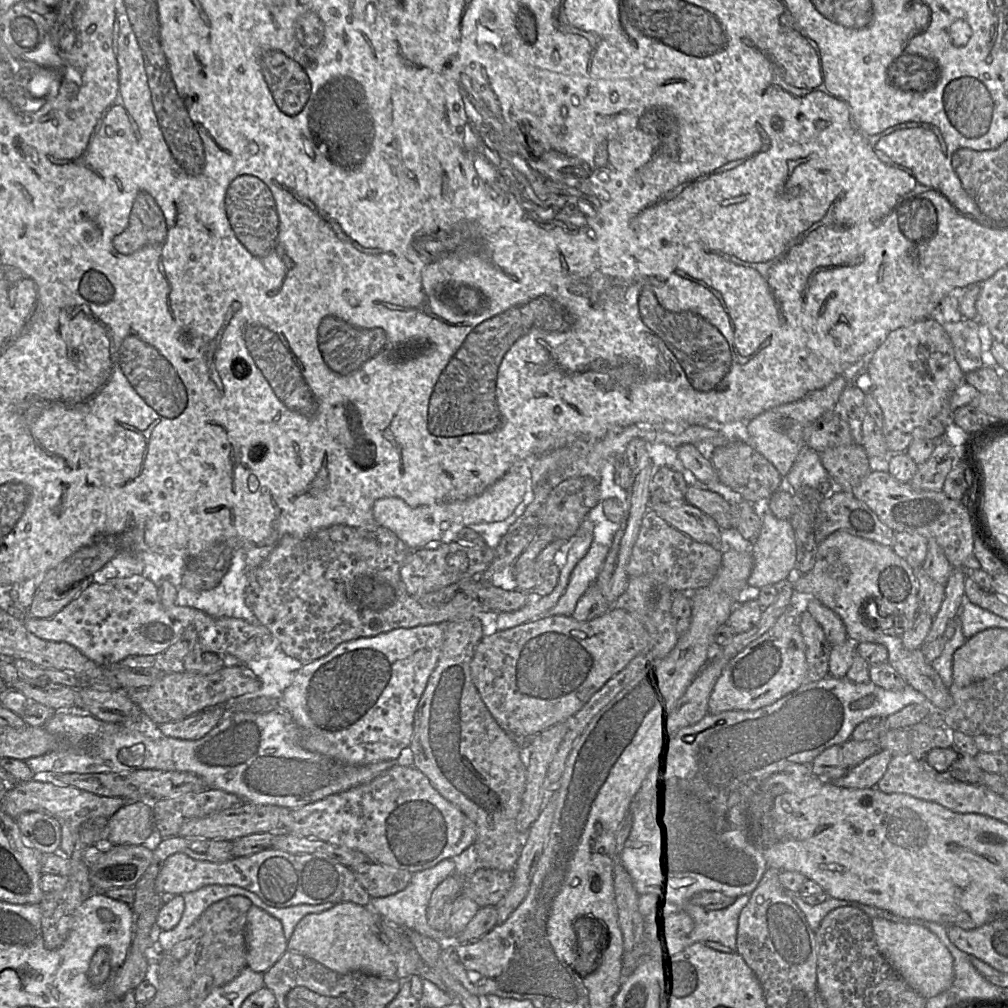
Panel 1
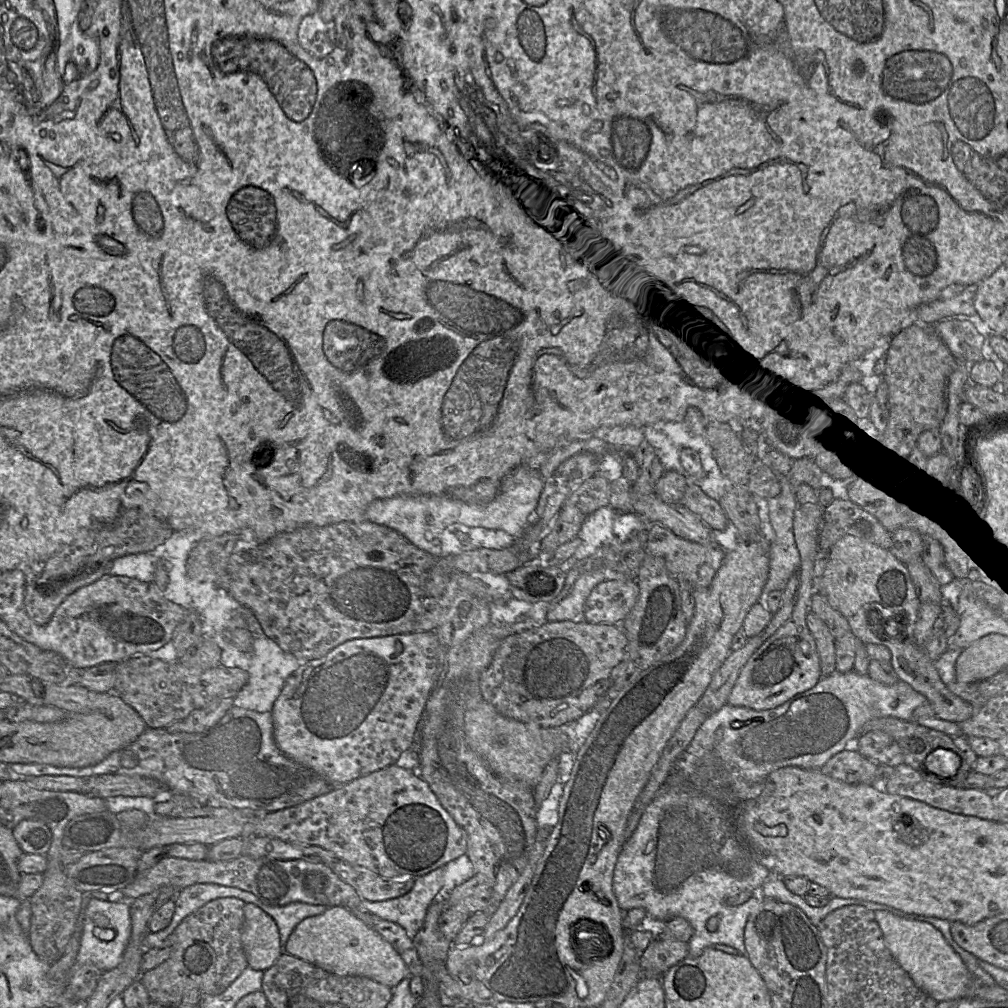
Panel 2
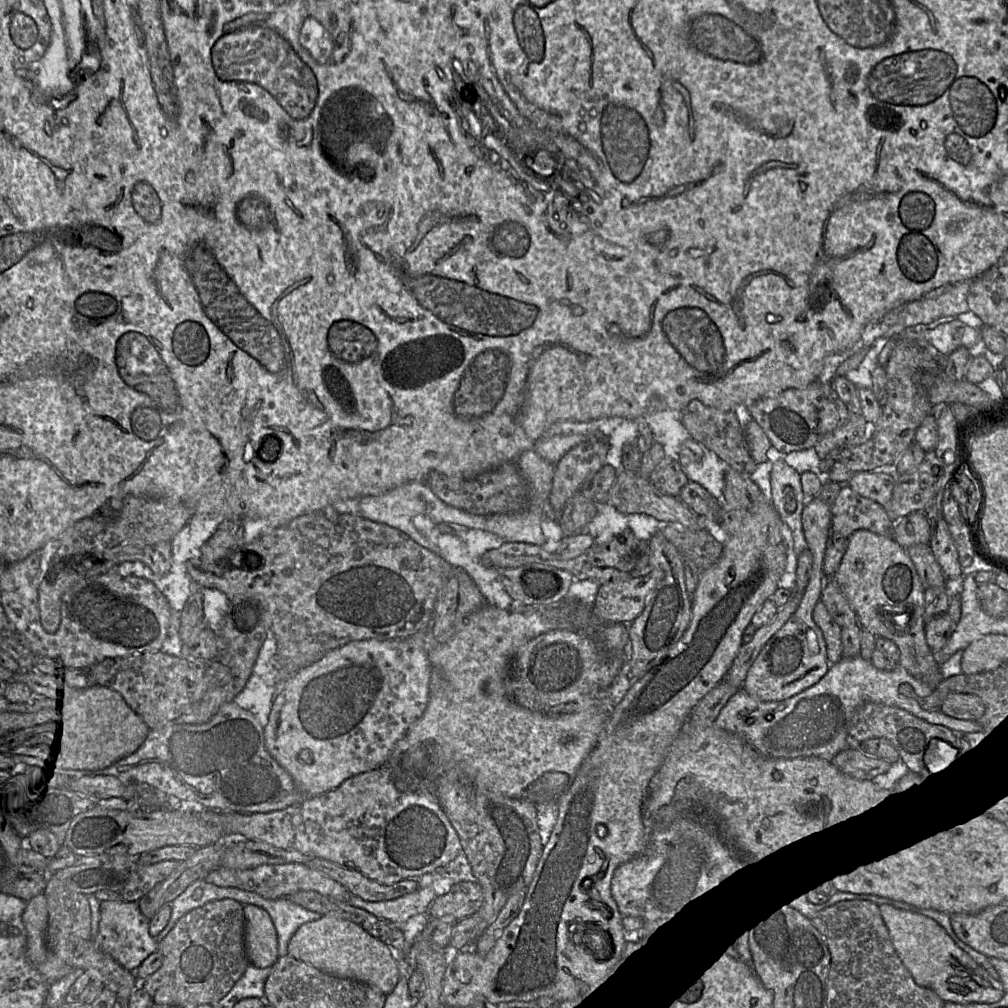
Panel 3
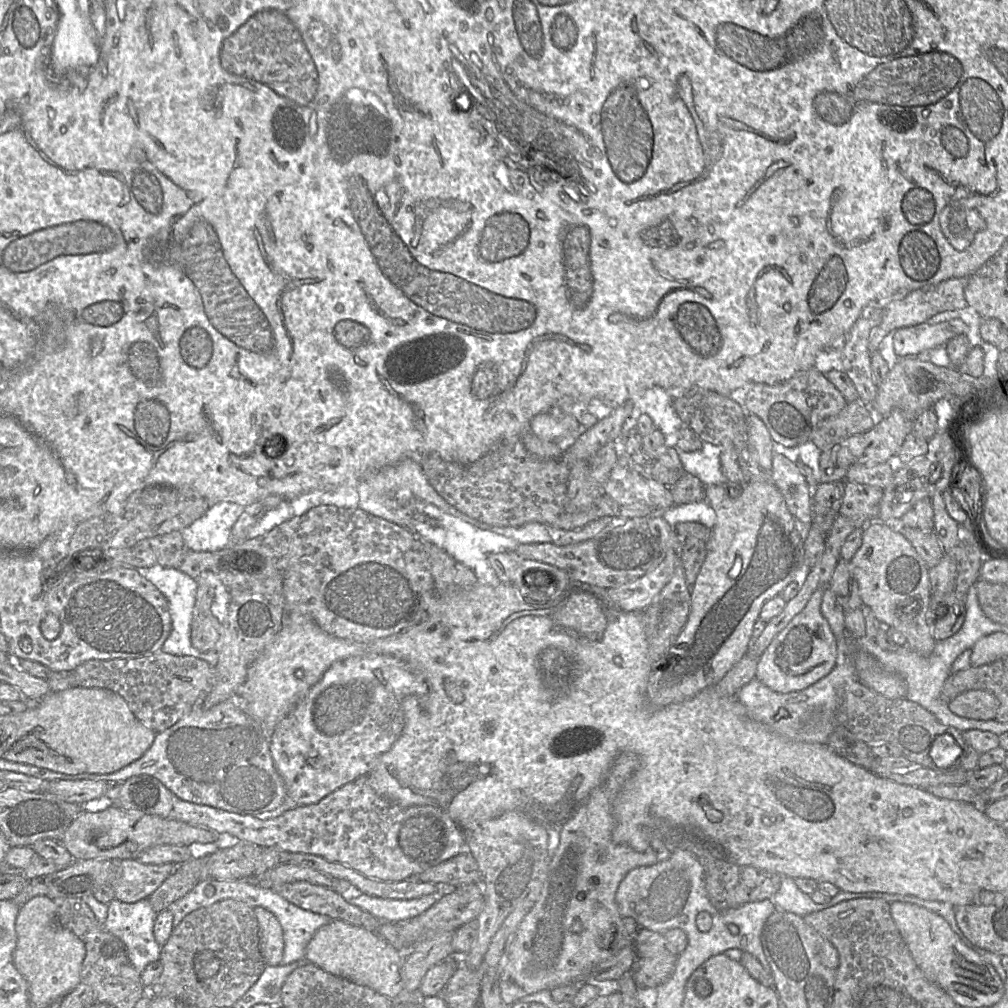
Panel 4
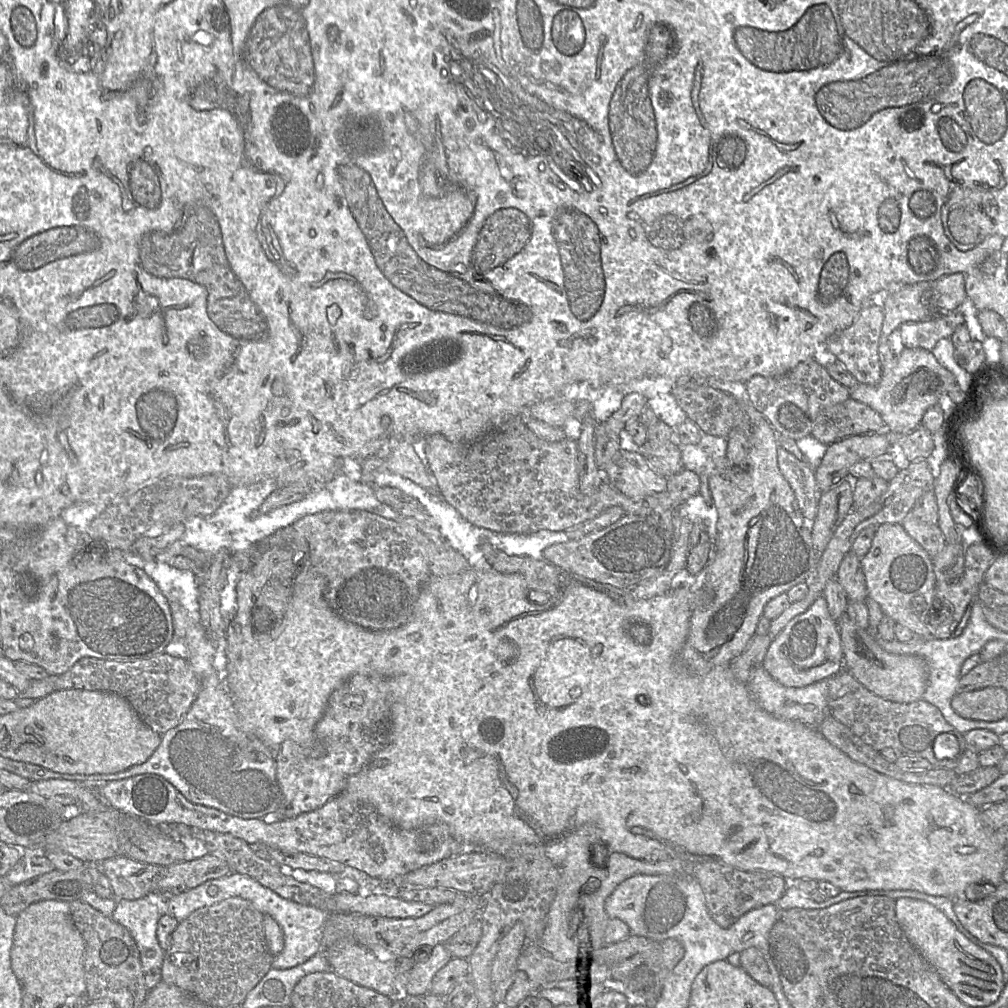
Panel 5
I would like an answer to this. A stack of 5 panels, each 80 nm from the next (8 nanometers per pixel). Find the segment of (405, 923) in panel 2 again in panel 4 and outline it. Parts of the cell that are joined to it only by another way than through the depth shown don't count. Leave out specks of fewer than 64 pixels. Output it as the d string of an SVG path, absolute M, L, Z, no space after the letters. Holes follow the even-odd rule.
M355 886L344 891L342 898L349 904L369 912L382 921L398 922L412 919L434 905L442 896L434 894L416 899L387 899L362 894Z

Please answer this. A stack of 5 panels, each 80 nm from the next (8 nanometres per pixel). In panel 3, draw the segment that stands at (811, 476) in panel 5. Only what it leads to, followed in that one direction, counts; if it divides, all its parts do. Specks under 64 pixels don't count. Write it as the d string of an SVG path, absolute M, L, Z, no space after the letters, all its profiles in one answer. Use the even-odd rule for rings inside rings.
M779 458L772 463L769 494L765 498L772 504L792 537L790 561L787 571L782 575L778 588L794 589L794 573L798 556L807 548L802 529L801 514L807 502L802 485L801 474Z

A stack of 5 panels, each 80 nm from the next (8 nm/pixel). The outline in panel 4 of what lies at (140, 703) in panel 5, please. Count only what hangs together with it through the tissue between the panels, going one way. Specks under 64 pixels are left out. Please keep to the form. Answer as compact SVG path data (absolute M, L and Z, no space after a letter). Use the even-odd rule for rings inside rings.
M162 652L134 659L90 660L74 670L77 686L105 688L122 696L135 717L155 733L173 726L212 685L215 668L193 656Z

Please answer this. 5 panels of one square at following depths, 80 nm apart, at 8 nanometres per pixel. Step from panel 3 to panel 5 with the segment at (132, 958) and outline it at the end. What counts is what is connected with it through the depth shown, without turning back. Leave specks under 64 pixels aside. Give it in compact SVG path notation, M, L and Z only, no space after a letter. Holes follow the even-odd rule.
M154 894L136 900L117 900L116 908L111 916L115 922L124 926L135 940L144 973L152 968L162 968L163 965L165 951L157 939L157 925L162 913L163 907L159 902L159 894Z

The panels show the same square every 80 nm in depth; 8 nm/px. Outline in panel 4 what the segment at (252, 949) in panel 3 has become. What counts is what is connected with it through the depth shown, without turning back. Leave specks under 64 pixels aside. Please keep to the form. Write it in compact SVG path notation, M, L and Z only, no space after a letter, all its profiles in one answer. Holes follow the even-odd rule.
M263 907L253 908L259 924L259 949L268 966L281 964L284 953L282 927L273 913Z

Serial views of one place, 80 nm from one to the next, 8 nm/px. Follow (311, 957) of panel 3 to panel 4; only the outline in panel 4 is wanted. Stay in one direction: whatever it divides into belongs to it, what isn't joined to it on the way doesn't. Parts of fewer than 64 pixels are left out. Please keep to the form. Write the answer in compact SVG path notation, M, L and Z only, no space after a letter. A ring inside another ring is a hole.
M331 920L314 934L304 959L324 971L369 987L393 1000L402 991L401 953L376 933L342 920Z

